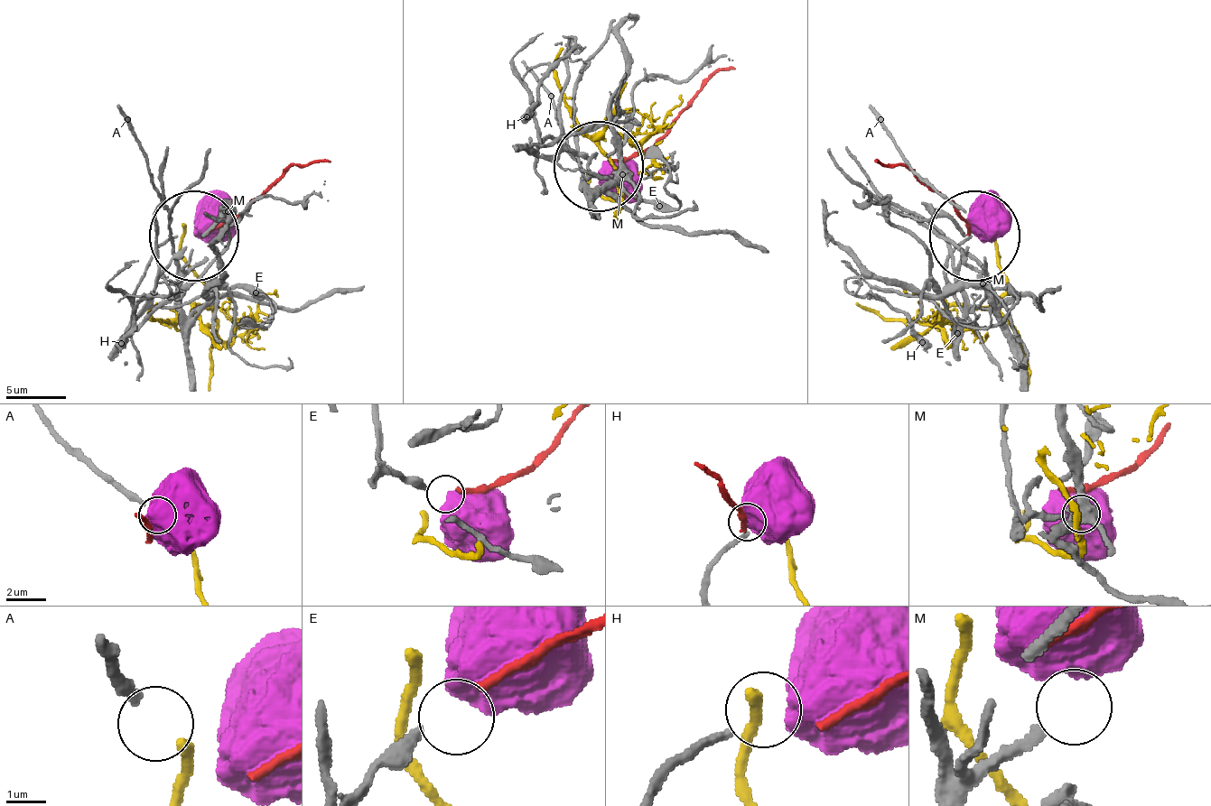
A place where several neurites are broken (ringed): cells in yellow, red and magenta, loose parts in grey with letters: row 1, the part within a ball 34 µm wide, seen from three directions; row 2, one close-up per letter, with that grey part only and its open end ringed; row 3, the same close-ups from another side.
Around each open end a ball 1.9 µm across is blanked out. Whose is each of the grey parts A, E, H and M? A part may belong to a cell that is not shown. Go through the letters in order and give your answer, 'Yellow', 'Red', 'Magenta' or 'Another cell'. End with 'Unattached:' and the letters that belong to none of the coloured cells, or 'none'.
A: Yellow
E: Red
H: Magenta
M: Another cell
Unattached: M

